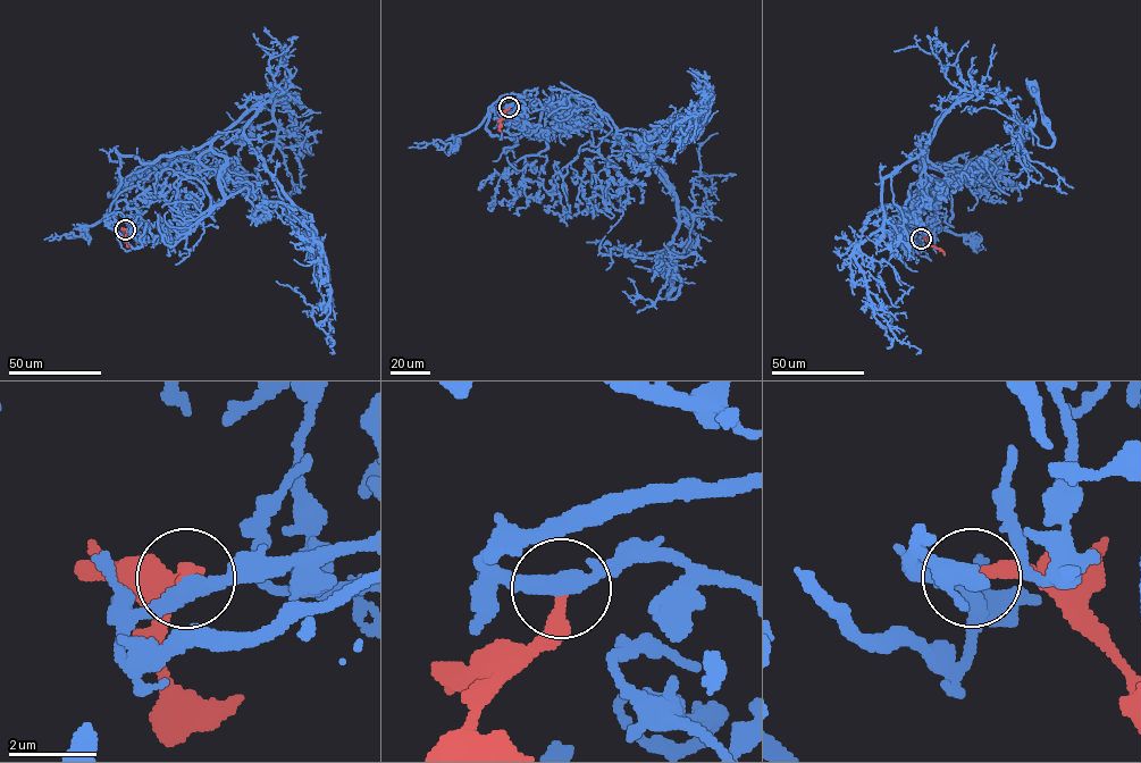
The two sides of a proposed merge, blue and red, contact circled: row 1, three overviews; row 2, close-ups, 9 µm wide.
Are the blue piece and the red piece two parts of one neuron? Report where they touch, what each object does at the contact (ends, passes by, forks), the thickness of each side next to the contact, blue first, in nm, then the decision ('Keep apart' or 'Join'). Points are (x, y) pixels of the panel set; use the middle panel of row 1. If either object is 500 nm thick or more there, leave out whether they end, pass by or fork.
Place: (509, 107). At the ring blue passes by. At the ring red ends. Thickness 360 nm (blue) against 320 nm. Keep apart

